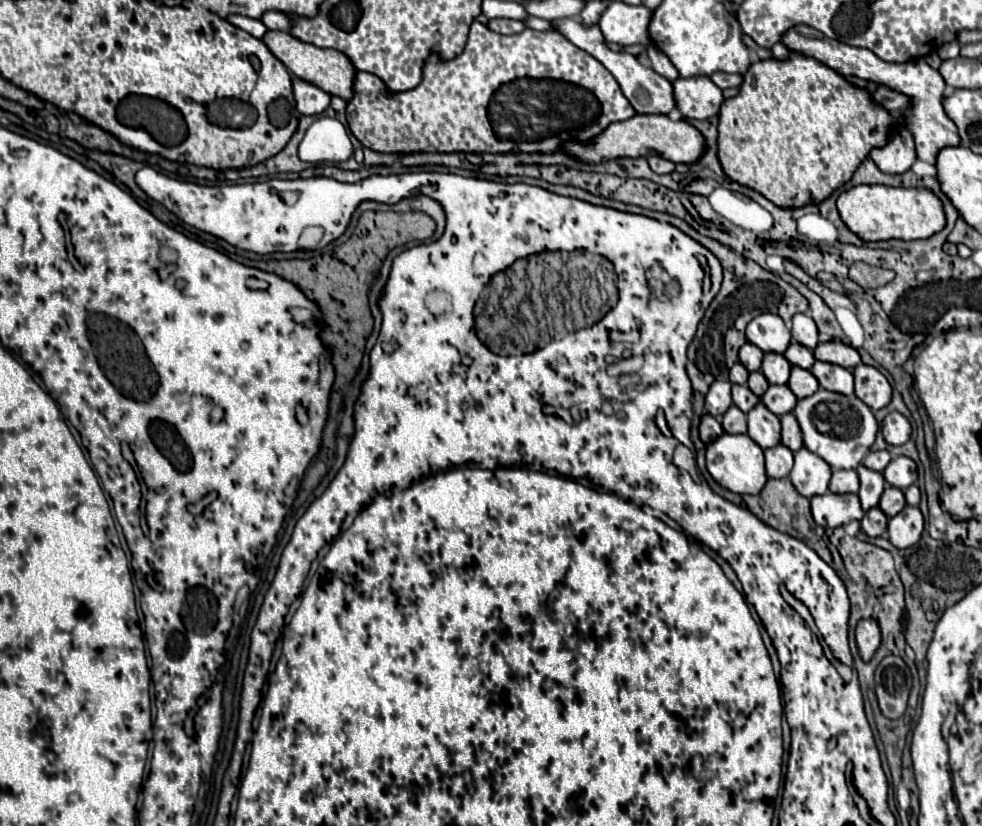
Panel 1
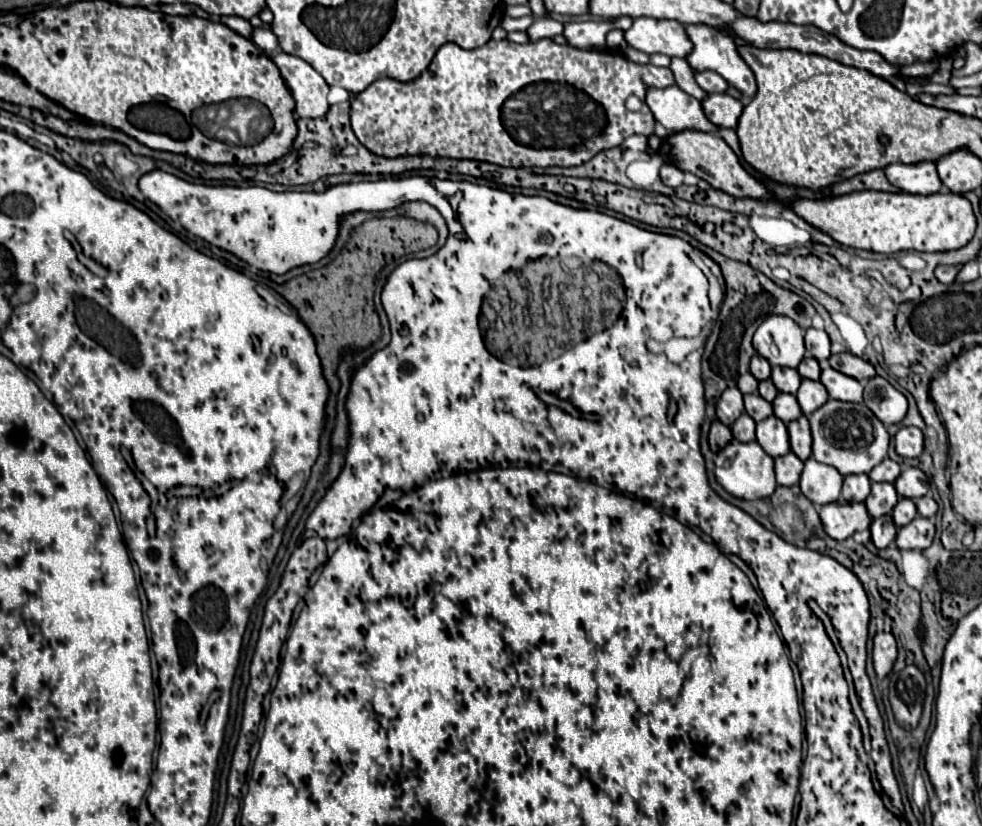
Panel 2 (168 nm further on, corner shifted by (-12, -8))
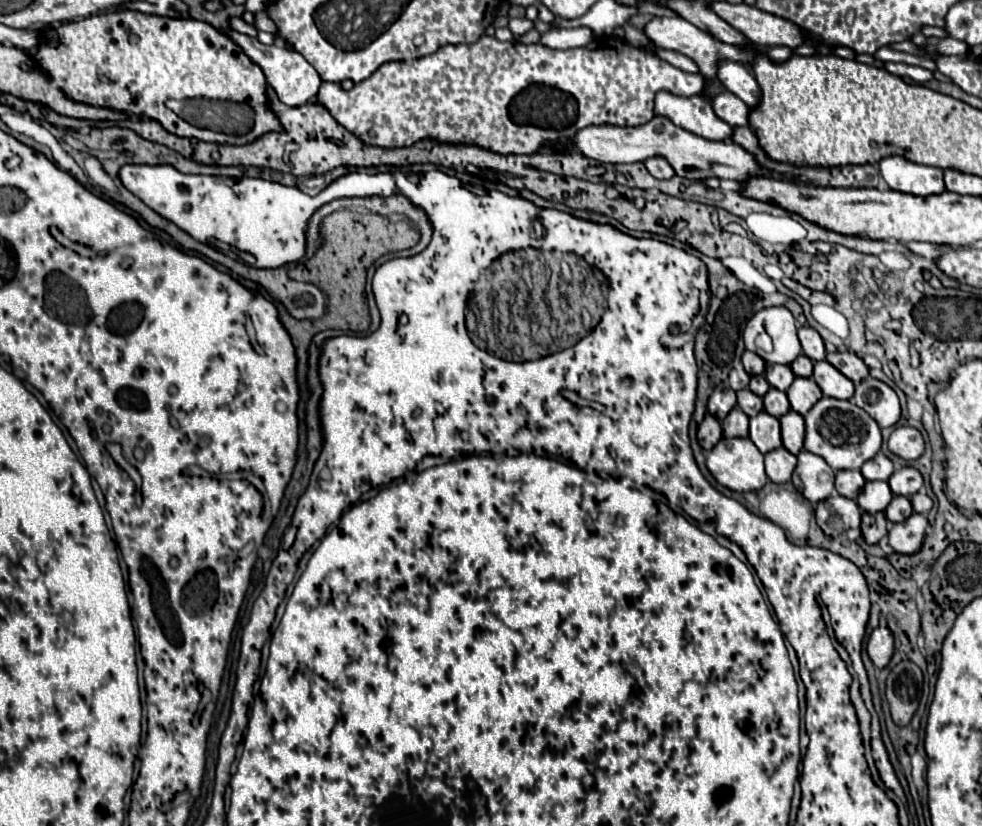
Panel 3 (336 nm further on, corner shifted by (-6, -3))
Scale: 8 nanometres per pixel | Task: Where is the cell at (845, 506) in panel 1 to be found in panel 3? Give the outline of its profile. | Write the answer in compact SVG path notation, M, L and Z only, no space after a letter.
M839 494L821 500L815 508L815 516L819 528L833 538L849 528L859 528L861 524L861 508L857 502Z

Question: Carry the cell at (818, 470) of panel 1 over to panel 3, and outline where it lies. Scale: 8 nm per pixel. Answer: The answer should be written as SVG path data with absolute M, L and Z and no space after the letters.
M801 450L801 454L797 456L795 486L809 502L817 504L829 498L833 494L833 480L835 472L821 456Z

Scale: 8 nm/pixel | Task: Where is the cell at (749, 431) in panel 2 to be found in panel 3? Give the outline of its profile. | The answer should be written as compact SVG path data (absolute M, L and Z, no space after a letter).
M733 408L723 424L725 438L747 438L749 436L749 416L741 408Z

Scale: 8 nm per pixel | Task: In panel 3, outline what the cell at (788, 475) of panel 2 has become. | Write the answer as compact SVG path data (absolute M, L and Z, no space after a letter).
M777 448L765 454L765 472L771 482L777 482L777 484L789 482L795 470L795 464L797 464L797 458L785 448Z

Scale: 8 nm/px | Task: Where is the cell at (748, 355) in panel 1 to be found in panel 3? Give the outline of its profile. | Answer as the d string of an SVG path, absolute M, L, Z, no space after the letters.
M745 350L745 354L743 354L743 366L745 366L745 370L749 370L749 376L765 372L765 360L749 350Z

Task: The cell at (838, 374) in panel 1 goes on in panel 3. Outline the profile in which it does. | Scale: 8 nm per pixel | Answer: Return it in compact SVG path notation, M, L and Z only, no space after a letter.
M827 360L815 362L813 380L819 384L825 396L841 400L849 400L853 396L853 382L845 378L837 368L833 368Z

